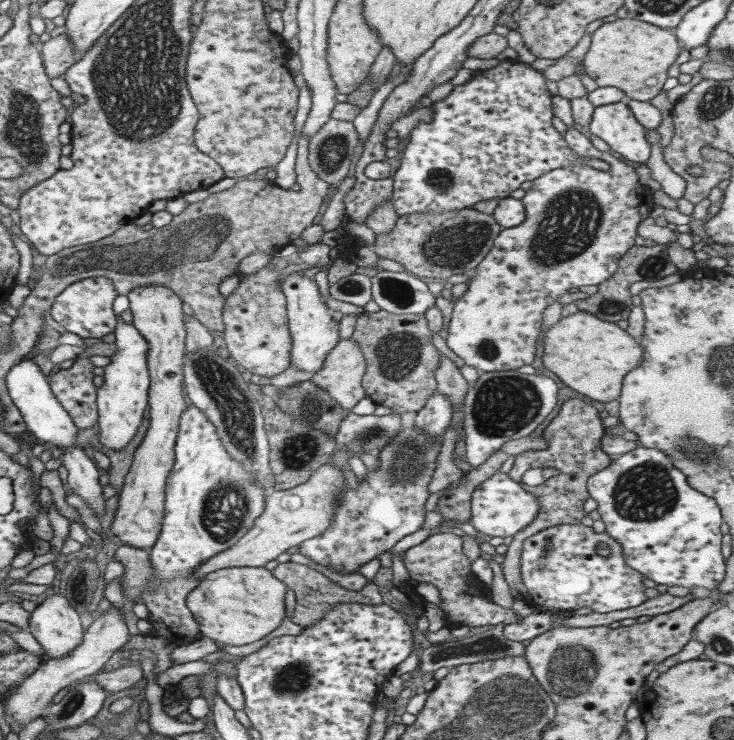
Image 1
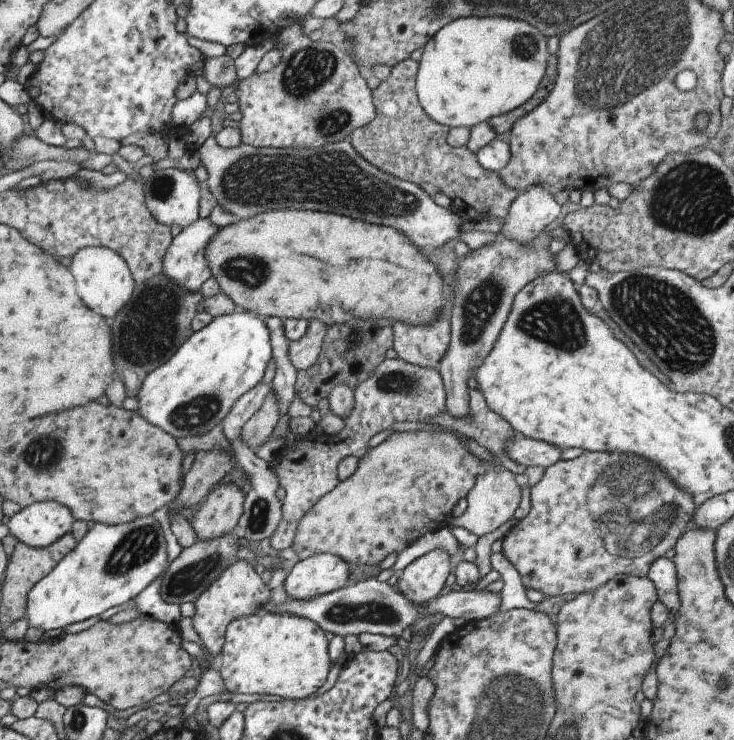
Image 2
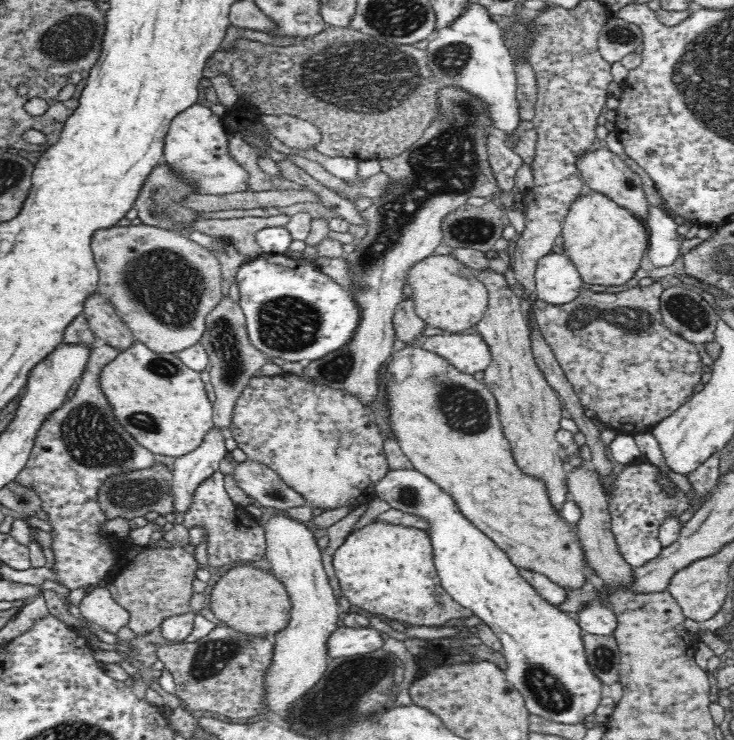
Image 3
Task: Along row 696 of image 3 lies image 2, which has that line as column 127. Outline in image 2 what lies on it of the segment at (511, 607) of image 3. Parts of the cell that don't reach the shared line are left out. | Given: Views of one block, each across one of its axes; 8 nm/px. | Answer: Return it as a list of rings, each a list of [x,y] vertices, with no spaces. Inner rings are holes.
[[[152,515],[122,523],[120,526],[96,523],[86,536],[79,540],[51,571],[28,591],[24,619],[28,621],[28,626],[43,632],[54,628],[66,628],[98,616],[112,606],[120,606],[134,599],[152,580],[162,576],[166,568],[169,568],[166,538],[160,522]]]

